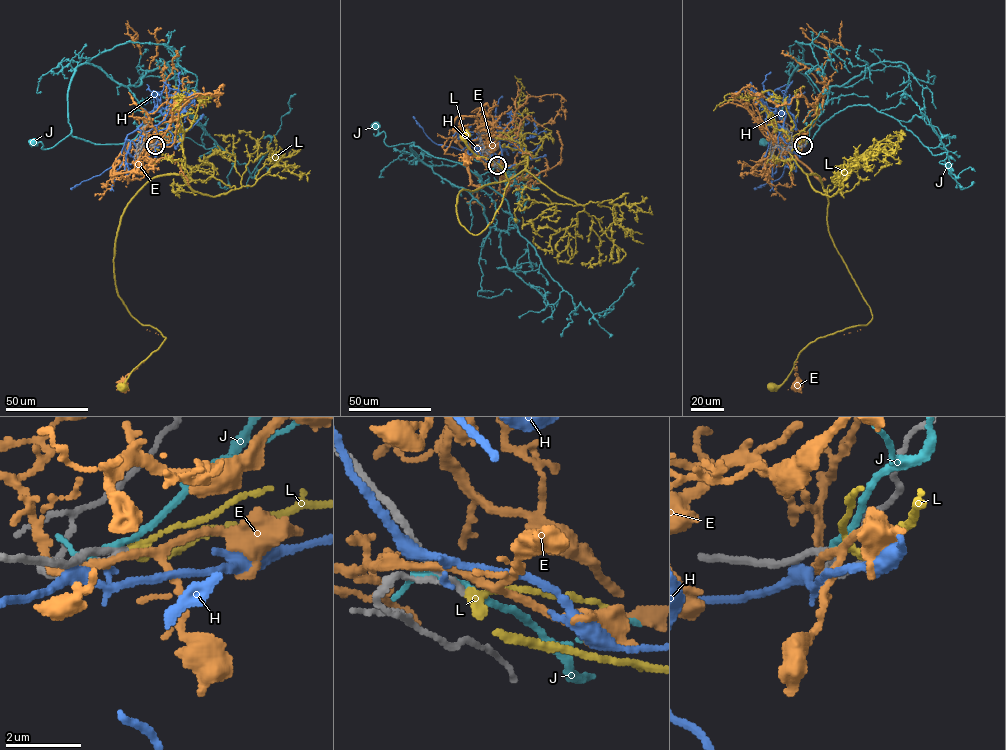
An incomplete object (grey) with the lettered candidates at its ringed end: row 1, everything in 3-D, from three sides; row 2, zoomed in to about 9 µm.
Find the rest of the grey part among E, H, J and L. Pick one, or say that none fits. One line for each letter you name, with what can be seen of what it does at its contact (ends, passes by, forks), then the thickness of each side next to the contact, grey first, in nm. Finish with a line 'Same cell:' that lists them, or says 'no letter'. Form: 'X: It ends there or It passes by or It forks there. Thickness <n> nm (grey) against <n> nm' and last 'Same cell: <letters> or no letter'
L: It passes by. Thickness 140 nm (grey) against 180 nm
Same cell: L

